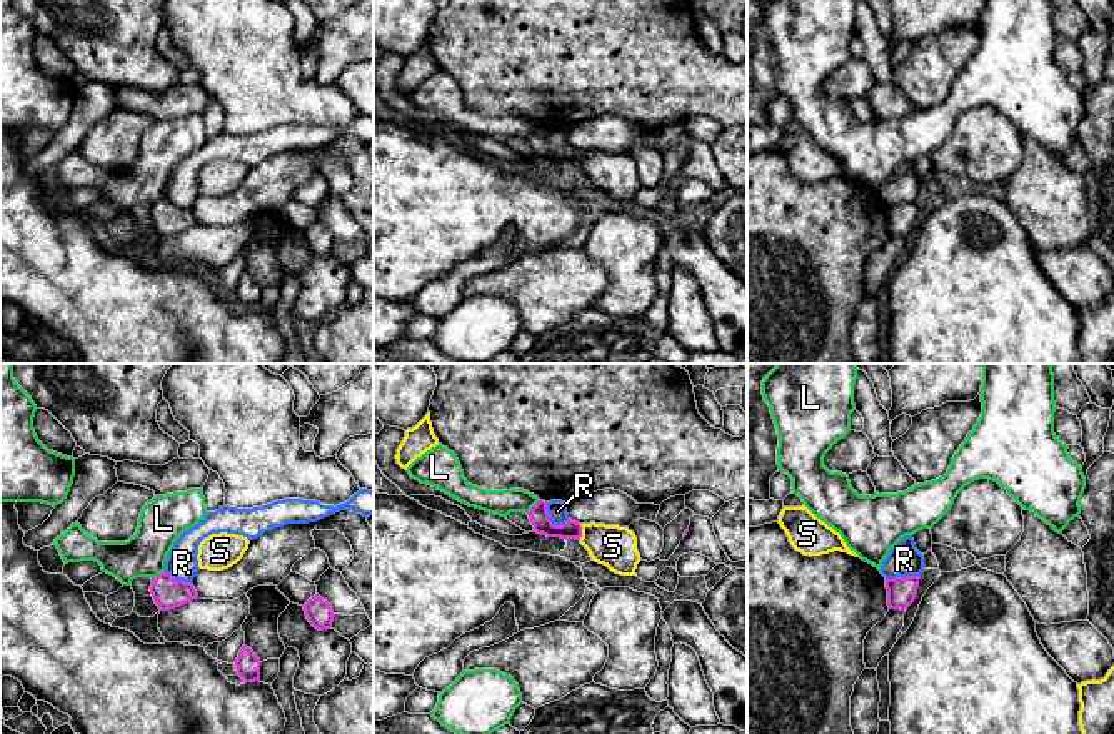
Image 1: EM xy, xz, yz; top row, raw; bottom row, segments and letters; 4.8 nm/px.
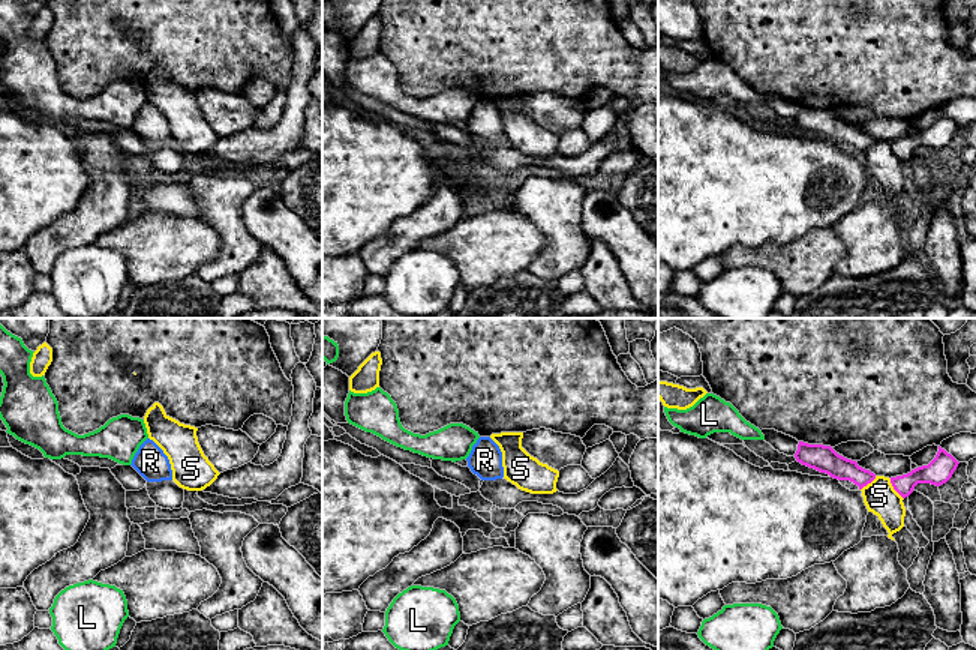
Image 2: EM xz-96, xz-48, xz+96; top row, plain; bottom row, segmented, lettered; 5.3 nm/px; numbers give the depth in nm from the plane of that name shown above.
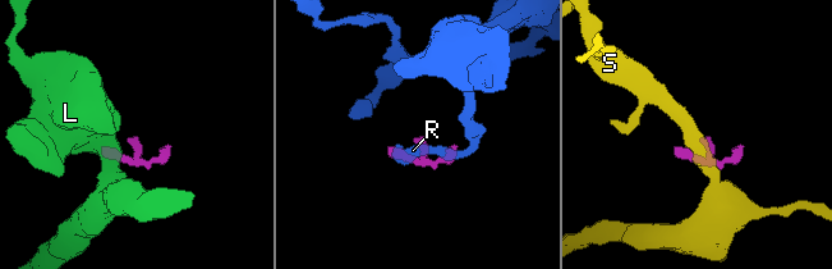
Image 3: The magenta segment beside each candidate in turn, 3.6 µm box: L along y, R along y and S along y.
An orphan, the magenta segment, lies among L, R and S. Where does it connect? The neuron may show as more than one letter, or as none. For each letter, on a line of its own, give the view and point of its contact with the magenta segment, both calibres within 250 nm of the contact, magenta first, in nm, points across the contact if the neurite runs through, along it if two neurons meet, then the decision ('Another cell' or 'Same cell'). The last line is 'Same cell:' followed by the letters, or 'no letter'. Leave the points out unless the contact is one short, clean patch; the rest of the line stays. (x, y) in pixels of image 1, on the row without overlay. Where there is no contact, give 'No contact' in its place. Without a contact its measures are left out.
L: Touches magenta at xz (534, 132). Thickness 90 nm (magenta) against 130 nm. Boundary: xz (539, 125), (526, 139). Another cell
R: Touches magenta at xz (551, 147). Thickness 90 nm (magenta) against 100 nm. Boundary: xz (546, 129), (546, 137), (554, 150), (564, 150), (569, 145). Another cell
S: Touches magenta at xz (581, 159). Thickness 90 nm (magenta) against 200 nm. Boundary: xz (579, 150), (581, 165). Another cell
Same cell: no letter

